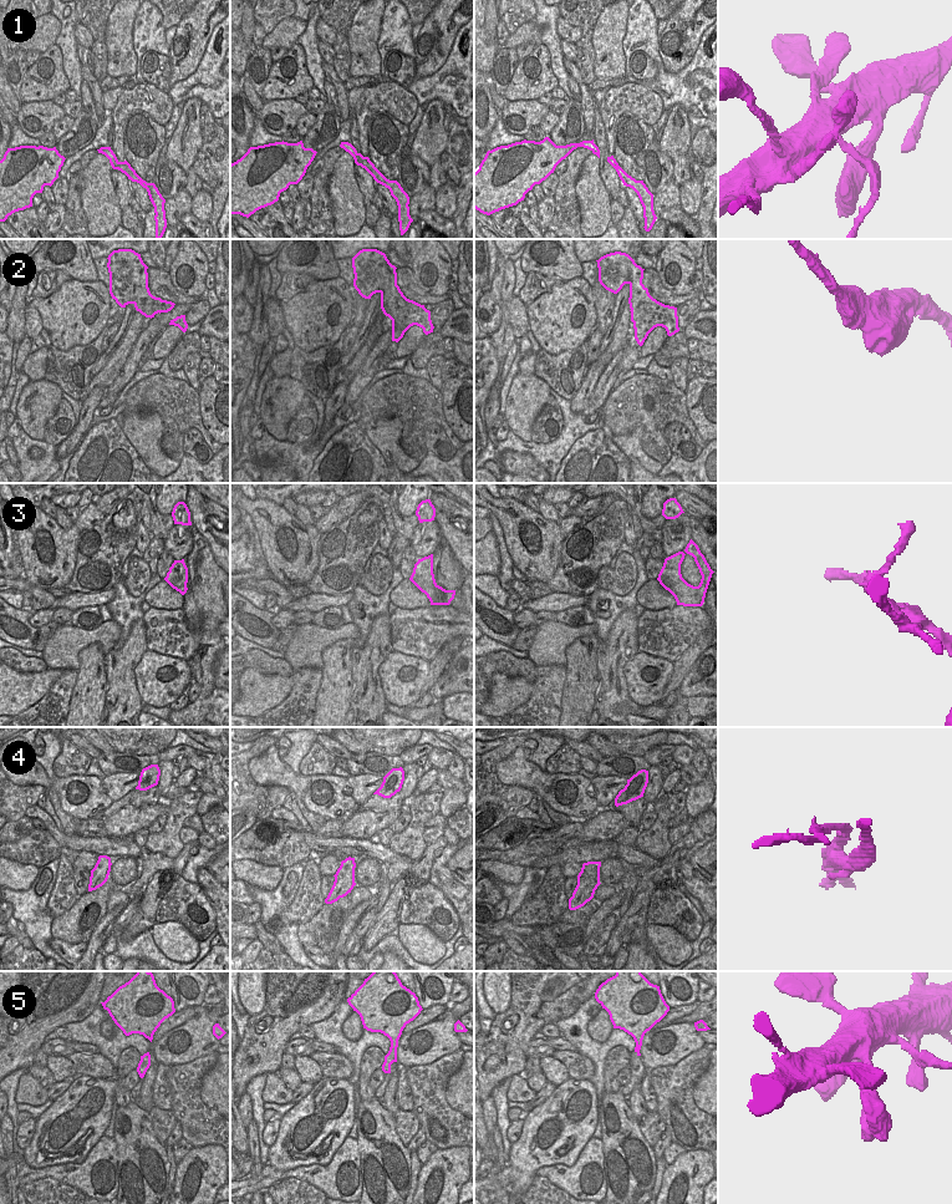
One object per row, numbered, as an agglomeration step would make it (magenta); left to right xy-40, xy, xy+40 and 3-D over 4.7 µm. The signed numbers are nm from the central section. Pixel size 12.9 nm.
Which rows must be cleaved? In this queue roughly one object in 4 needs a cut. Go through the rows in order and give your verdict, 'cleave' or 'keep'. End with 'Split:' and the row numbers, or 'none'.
1: cleave
2: keep
3: cleave
4: cleave
5: keep
Split: 1, 3, 4

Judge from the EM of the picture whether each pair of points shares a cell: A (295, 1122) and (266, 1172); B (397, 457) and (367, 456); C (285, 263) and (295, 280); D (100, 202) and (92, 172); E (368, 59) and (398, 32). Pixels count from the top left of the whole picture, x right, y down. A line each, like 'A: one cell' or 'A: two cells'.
A: two cells
B: two cells
C: two cells
D: one cell
E: two cells

